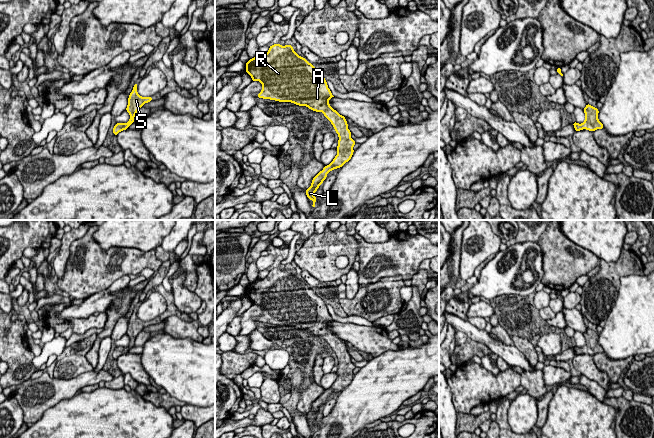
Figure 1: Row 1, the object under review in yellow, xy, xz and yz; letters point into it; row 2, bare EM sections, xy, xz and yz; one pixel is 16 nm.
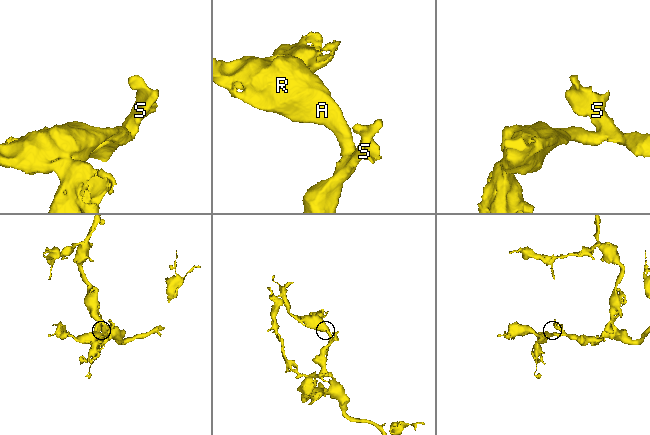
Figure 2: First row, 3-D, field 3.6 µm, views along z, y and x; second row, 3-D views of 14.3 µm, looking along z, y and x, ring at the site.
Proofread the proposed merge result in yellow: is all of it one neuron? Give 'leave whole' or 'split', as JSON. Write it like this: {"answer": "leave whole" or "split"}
{"answer": "leave whole"}

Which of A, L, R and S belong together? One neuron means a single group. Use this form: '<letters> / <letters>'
A L R S

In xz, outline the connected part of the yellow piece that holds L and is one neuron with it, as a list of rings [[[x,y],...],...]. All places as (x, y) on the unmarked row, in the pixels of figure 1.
[[[273,268],[267,277],[250,282],[245,290],[245,296],[251,300],[252,305],[262,308],[262,315],[257,318],[258,322],[291,326],[322,336],[338,358],[337,379],[312,403],[311,410],[305,414],[307,421],[313,425],[312,430],[315,431],[317,421],[314,417],[327,402],[327,398],[344,390],[354,377],[353,370],[356,366],[351,362],[346,342],[328,327],[334,320],[325,302],[311,287],[299,280],[293,270]]]

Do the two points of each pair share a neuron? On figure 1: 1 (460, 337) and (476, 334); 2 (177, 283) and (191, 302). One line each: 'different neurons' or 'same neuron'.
1: different neurons
2: same neuron

